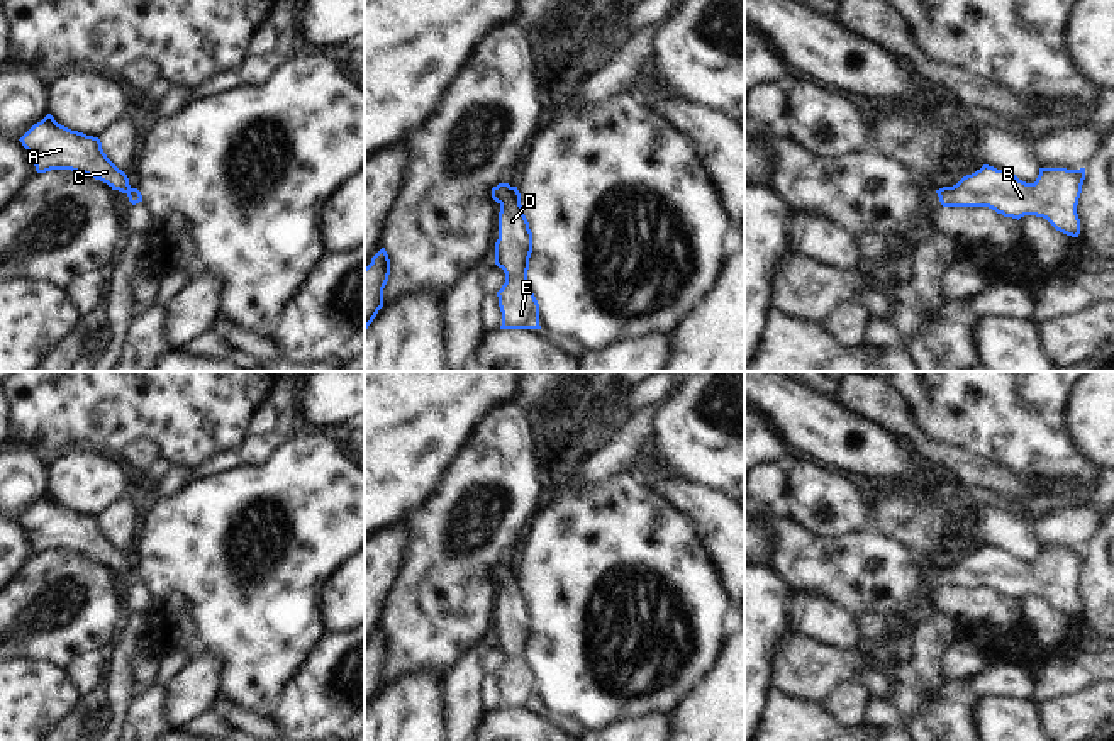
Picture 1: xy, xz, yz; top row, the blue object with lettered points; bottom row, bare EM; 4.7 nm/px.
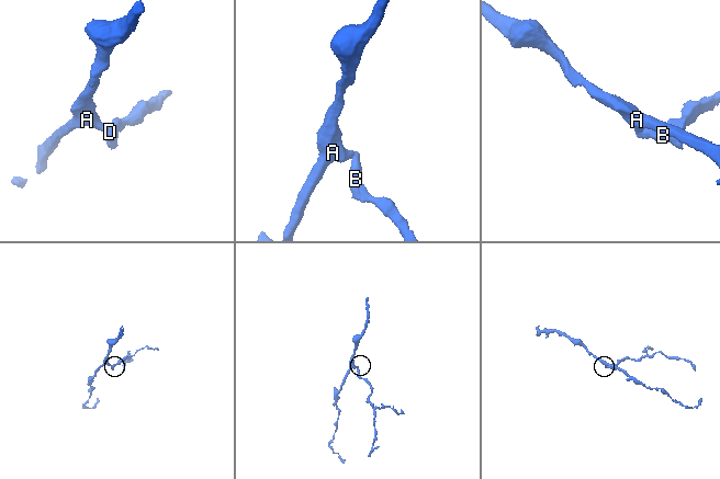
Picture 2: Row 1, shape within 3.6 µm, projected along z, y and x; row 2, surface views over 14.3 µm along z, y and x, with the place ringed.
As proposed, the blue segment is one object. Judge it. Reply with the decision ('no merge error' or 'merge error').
no merge error

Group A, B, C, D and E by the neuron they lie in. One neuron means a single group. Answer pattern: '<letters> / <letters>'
A B C D E

